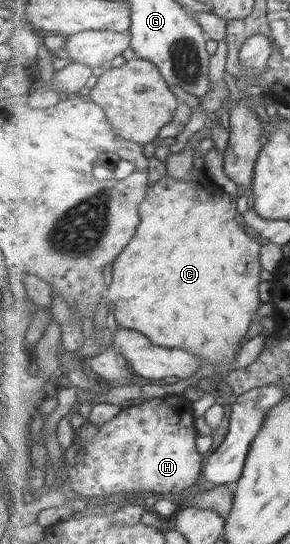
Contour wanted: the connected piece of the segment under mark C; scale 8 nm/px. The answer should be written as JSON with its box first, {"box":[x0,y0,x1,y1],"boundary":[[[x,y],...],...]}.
{"box":[109,157,263,376],"boundary":[[[196,157],[194,158],[194,168],[193,168],[193,177],[192,181],[178,181],[174,178],[167,177],[165,175],[164,178],[161,178],[154,184],[150,185],[147,197],[141,202],[141,215],[142,220],[141,224],[142,226],[138,225],[137,232],[134,233],[134,242],[130,242],[130,246],[126,246],[126,250],[124,252],[121,252],[120,256],[116,258],[114,261],[112,267],[112,279],[113,282],[109,285],[109,296],[110,300],[114,303],[114,316],[116,318],[116,322],[120,328],[124,329],[132,329],[137,330],[138,332],[141,332],[142,334],[145,334],[148,336],[148,338],[152,341],[152,344],[155,344],[156,346],[165,346],[166,348],[183,348],[184,350],[189,350],[192,354],[197,354],[201,360],[203,360],[204,366],[214,366],[215,374],[212,374],[211,376],[222,374],[223,372],[226,372],[226,370],[233,370],[232,366],[234,366],[234,360],[236,360],[236,356],[238,356],[238,352],[242,350],[242,340],[244,340],[244,336],[248,334],[248,330],[250,330],[250,323],[252,320],[254,320],[256,315],[256,310],[260,308],[260,305],[263,304],[262,301],[260,301],[260,282],[262,282],[262,278],[260,278],[260,272],[262,272],[262,263],[261,263],[261,245],[258,243],[258,237],[256,237],[253,233],[251,233],[242,223],[240,216],[238,215],[238,212],[236,212],[236,203],[235,201],[232,201],[232,199],[229,199],[227,195],[224,194],[224,192],[218,188],[215,184],[213,184],[210,181],[210,178],[206,175],[206,171],[204,171],[204,157]]]}

